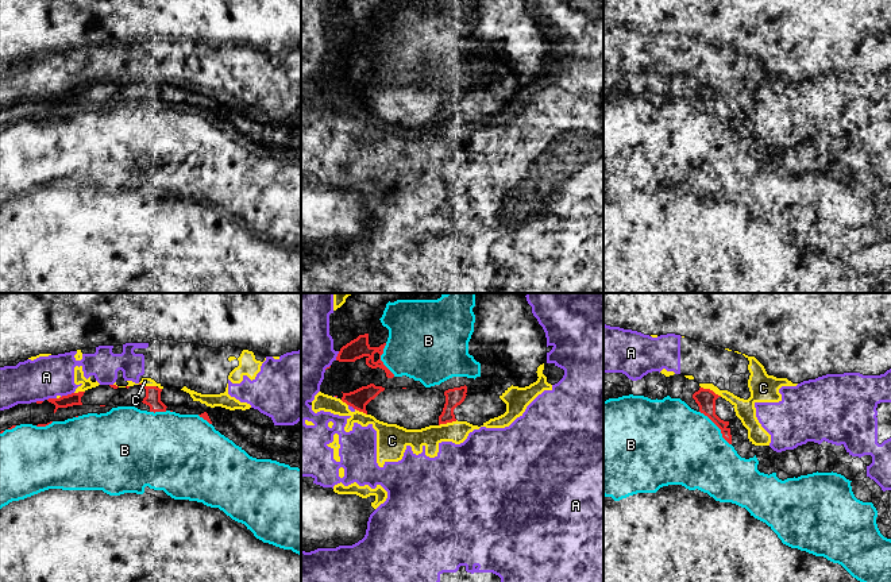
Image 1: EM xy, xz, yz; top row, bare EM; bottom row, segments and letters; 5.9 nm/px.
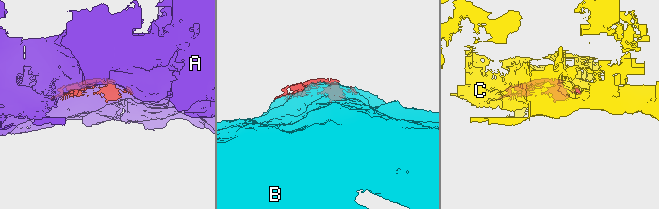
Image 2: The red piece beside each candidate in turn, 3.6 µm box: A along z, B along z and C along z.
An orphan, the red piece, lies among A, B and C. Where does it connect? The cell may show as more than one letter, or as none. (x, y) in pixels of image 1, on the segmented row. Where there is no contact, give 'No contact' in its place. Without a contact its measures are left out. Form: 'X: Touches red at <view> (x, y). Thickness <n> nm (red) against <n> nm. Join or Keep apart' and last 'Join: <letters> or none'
A: Touches red at xy (68, 394). Thickness 80 nm (red) against 260 nm. Keep apart
B: Touches red at yz (717, 426). Thickness 120 nm (red) against 460 nm. Join
C: Touches red at yz (712, 390). Thickness 120 nm (red) against 120 nm. Keep apart
Join: B

